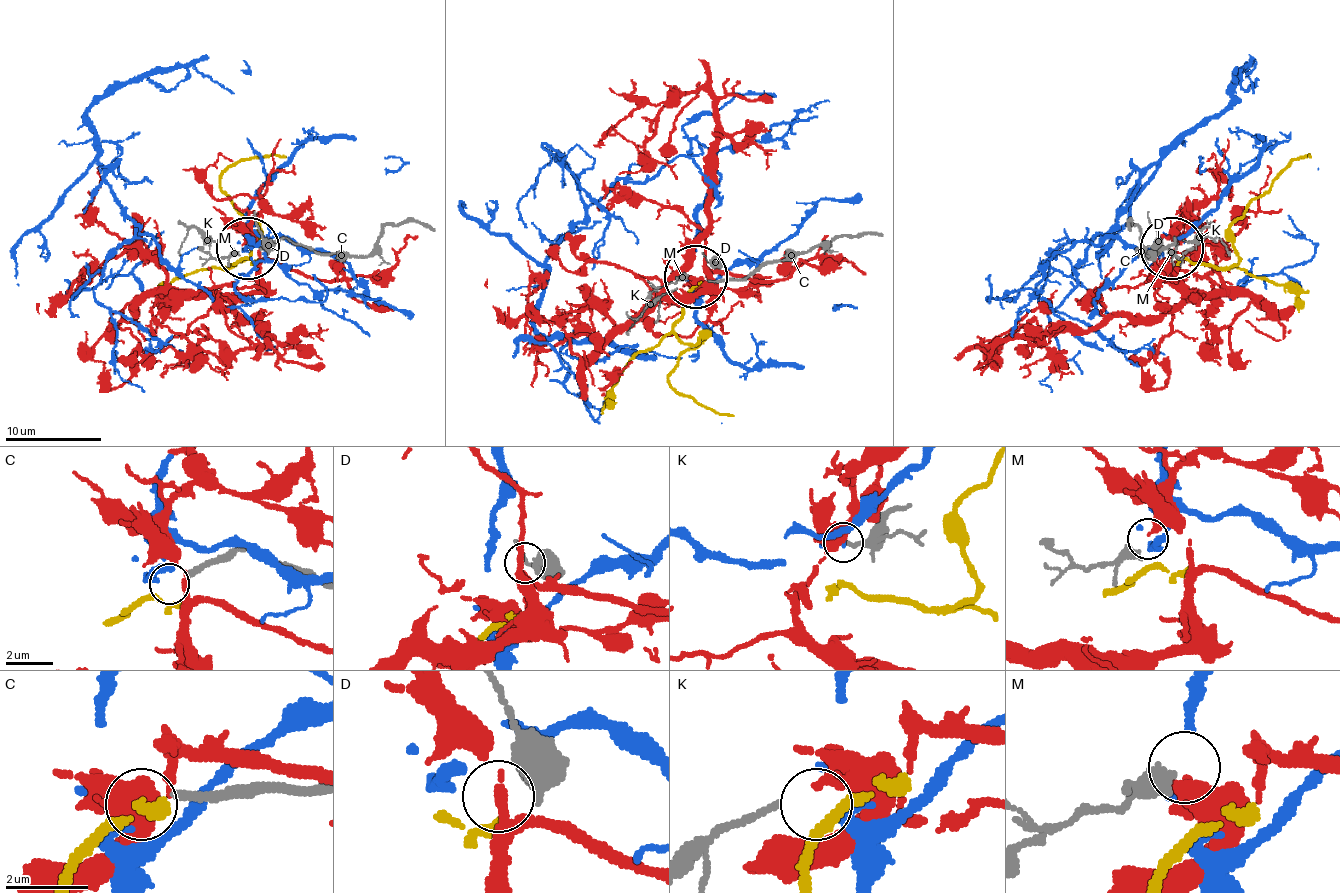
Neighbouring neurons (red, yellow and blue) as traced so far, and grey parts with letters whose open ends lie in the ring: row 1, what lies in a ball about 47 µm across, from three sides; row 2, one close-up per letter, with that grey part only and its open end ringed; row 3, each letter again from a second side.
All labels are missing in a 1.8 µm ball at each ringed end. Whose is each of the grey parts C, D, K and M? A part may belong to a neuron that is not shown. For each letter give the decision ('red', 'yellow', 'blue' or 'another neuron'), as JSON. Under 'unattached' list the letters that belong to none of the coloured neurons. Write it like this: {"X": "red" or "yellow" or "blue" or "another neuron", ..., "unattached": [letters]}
{"C": "yellow", "D": "red", "K": "blue", "M": "another neuron", "unattached": ["M"]}

